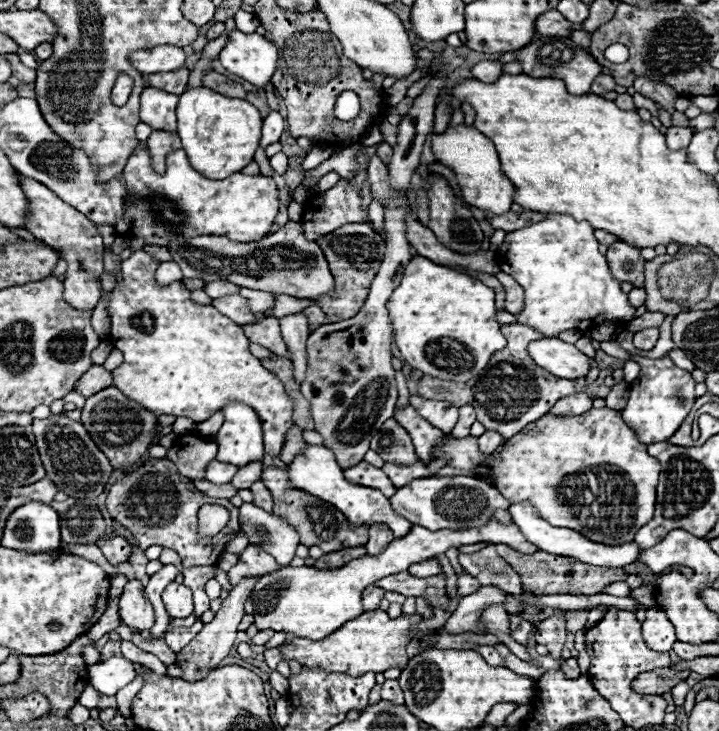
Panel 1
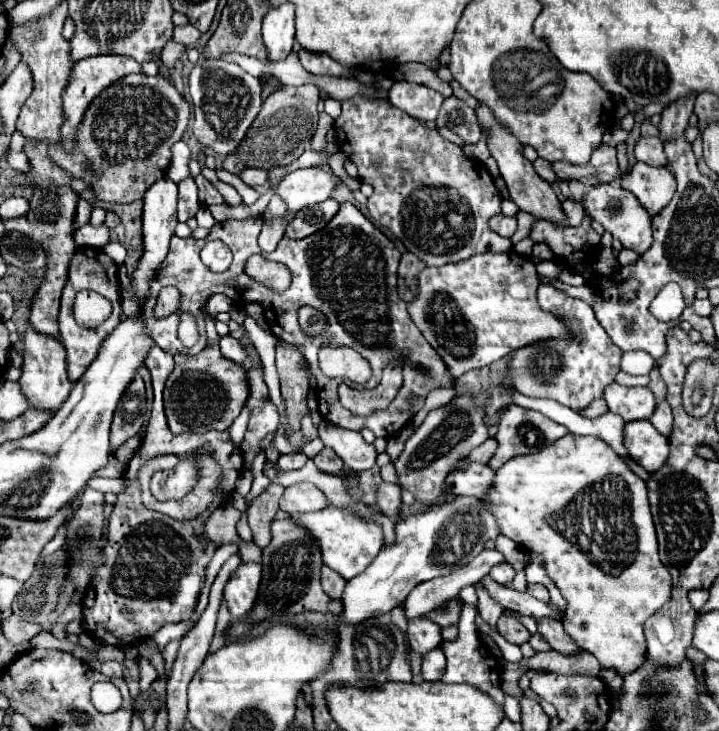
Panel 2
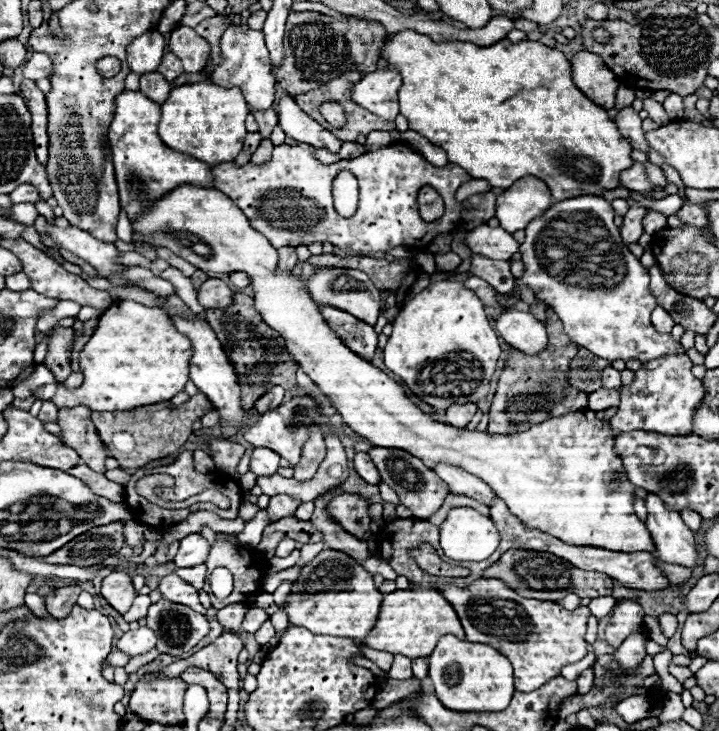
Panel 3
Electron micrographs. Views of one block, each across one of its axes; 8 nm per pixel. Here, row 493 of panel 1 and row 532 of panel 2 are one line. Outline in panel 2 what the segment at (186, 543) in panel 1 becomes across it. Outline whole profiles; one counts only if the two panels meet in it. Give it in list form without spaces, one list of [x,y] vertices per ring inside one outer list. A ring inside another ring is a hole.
[[[158,344],[150,348],[150,354],[146,356],[146,366],[152,374],[152,386],[154,386],[154,404],[150,412],[150,422],[142,440],[142,446],[134,460],[128,462],[126,474],[124,474],[124,490],[118,492],[118,502],[114,504],[112,516],[110,516],[110,528],[106,536],[104,546],[104,558],[106,562],[98,568],[94,580],[92,580],[92,592],[94,602],[84,602],[84,624],[90,632],[101,635],[100,642],[116,646],[118,640],[128,645],[136,643],[136,638],[150,638],[156,634],[164,624],[168,622],[182,622],[184,616],[192,616],[198,594],[204,584],[204,570],[210,562],[212,554],[206,554],[206,550],[214,552],[214,544],[206,544],[202,540],[202,524],[206,516],[228,498],[228,494],[234,490],[234,482],[238,480],[244,462],[242,452],[238,446],[230,442],[228,432],[206,432],[206,434],[172,434],[166,426],[164,406],[162,406],[162,390],[166,384],[166,378],[174,370],[174,358],[172,354],[166,354]],[[210,440],[220,440],[220,460],[228,462],[222,464],[224,478],[220,484],[224,484],[224,490],[218,490],[214,504],[200,514],[198,518],[192,518],[190,522],[178,522],[162,512],[148,510],[140,500],[140,486],[136,482],[138,468],[158,456],[158,454],[180,454],[190,456],[194,450],[200,448],[200,444],[210,444]],[[146,522],[164,522],[164,524],[146,524]],[[204,548],[206,550],[204,550]],[[128,612],[128,616],[126,616]],[[108,630],[108,631],[106,631]],[[112,632],[112,633],[110,633]],[[114,634],[114,635],[113,635]],[[116,636],[116,637],[115,637]],[[121,638],[121,639],[118,639]]]

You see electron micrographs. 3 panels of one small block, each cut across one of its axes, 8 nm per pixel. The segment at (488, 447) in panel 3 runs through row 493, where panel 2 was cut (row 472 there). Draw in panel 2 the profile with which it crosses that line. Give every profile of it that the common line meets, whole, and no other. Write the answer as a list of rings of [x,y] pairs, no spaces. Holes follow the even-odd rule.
[[[566,434],[566,436],[558,438],[558,442],[552,442],[548,448],[540,450],[538,454],[526,454],[526,456],[510,458],[502,468],[496,470],[494,482],[492,482],[490,490],[486,492],[486,496],[480,502],[482,502],[482,506],[486,506],[494,514],[494,518],[496,518],[496,522],[500,526],[500,532],[504,536],[508,536],[516,544],[524,546],[526,550],[530,550],[530,552],[534,552],[534,554],[538,554],[542,558],[546,574],[556,582],[558,590],[562,592],[562,596],[568,602],[570,612],[566,612],[562,616],[562,624],[564,624],[564,630],[570,634],[570,638],[574,638],[574,642],[582,650],[588,650],[590,654],[594,654],[604,668],[614,668],[620,674],[634,672],[642,664],[642,656],[646,654],[646,638],[644,638],[642,626],[644,626],[646,618],[650,618],[656,610],[660,610],[666,604],[666,600],[670,598],[670,594],[672,594],[670,572],[666,570],[666,566],[662,566],[662,562],[658,558],[656,530],[654,530],[654,522],[652,522],[652,514],[650,514],[650,504],[648,504],[644,480],[638,478],[630,468],[626,468],[626,464],[622,464],[618,454],[604,440],[594,438],[594,436]]]

